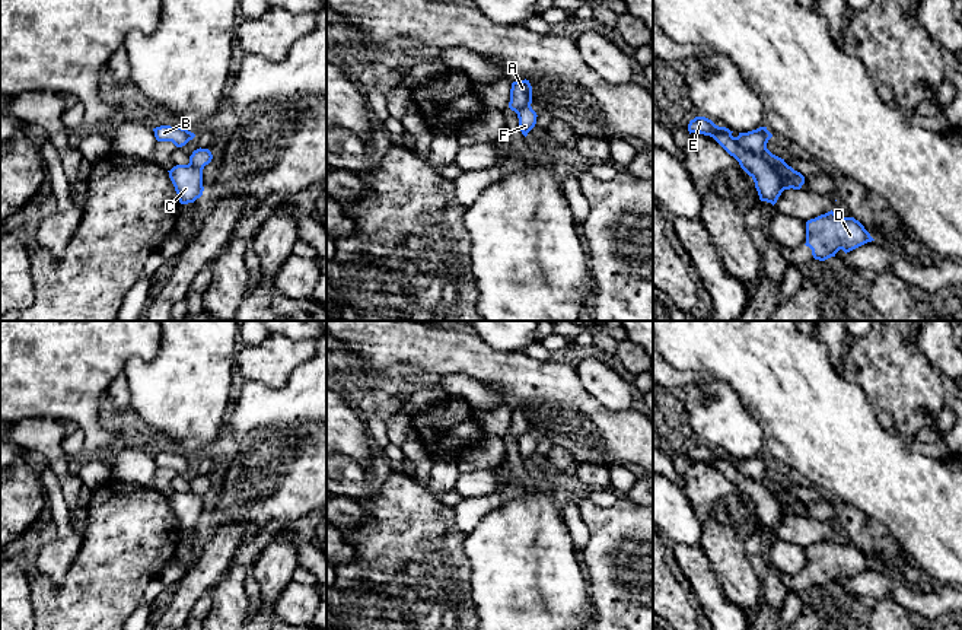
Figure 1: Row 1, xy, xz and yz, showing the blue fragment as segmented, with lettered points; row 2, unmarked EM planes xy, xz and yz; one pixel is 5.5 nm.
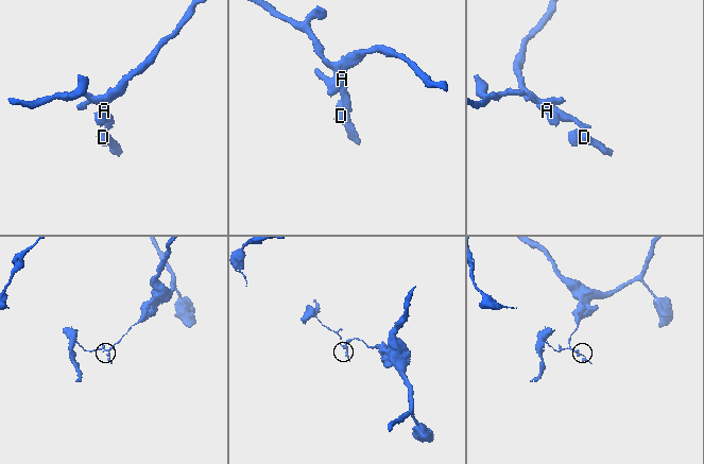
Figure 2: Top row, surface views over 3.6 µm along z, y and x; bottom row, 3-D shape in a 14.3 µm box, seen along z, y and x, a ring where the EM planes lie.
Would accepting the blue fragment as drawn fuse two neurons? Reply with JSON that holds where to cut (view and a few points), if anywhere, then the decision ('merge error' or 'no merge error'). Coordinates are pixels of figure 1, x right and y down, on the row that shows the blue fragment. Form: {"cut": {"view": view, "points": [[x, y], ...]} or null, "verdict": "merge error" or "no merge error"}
{"cut": {"view": "yz", "points": [[713, 130], [729, 133], [760, 155], [784, 188]]}, "verdict": "merge error"}

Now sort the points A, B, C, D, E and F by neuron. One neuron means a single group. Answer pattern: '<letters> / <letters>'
A C / B D E F

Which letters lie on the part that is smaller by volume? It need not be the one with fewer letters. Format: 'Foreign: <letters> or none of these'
Foreign: B, D, E, F

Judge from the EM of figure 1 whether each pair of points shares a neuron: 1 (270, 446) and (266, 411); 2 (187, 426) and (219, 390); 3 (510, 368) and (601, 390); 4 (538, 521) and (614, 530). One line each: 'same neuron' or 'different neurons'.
1: different neurons
2: same neuron
3: different neurons
4: different neurons

